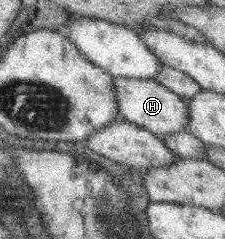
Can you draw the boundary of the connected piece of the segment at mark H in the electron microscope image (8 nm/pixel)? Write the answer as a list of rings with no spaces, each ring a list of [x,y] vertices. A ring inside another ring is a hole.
[[[115,77],[115,80],[117,81],[118,106],[122,112],[121,117],[126,121],[137,124],[162,138],[188,131],[190,104],[186,98],[160,84],[156,78]]]

